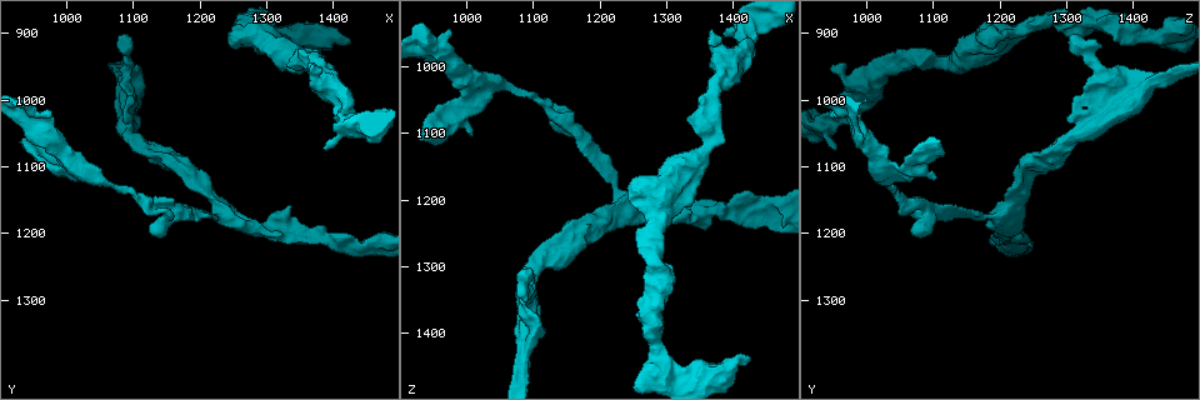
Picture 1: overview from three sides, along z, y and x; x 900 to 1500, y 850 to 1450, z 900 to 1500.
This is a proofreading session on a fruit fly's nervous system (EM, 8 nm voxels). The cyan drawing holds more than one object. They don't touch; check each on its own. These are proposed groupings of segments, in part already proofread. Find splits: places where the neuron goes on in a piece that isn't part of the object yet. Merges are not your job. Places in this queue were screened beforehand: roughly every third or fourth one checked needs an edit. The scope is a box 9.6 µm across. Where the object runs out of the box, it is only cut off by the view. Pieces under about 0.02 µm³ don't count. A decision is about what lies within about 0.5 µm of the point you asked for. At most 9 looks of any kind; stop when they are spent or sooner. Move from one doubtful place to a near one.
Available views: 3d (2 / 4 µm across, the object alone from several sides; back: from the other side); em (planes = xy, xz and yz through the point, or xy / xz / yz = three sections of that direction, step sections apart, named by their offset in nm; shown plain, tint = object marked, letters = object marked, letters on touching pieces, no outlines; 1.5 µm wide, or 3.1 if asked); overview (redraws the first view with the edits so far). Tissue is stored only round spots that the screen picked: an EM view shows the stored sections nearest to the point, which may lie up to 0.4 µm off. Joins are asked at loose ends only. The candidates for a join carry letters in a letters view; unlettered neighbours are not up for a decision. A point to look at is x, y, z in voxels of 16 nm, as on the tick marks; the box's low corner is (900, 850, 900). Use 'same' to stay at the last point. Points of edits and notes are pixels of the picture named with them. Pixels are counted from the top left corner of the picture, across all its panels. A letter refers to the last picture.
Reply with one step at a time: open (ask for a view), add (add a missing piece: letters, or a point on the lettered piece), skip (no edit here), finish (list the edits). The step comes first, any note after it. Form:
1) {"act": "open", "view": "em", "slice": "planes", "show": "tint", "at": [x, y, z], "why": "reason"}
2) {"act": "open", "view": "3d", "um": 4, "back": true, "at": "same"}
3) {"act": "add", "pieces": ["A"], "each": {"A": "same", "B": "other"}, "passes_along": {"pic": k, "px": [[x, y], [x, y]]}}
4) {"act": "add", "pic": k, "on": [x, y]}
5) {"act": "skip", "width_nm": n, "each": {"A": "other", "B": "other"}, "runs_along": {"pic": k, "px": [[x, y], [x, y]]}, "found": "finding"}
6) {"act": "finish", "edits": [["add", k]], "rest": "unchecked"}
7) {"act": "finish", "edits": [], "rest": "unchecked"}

{"act": "open", "view": "3d", "um": 2, "at": [1365, 950, 945], "why": "thick end"}

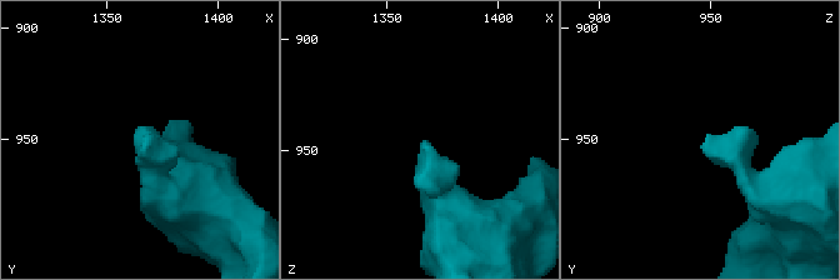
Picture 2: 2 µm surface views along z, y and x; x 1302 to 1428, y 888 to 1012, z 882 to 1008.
{"act": "open", "view": "em", "slice": "planes", "show": "letters", "at": [1367, 950, 947]}

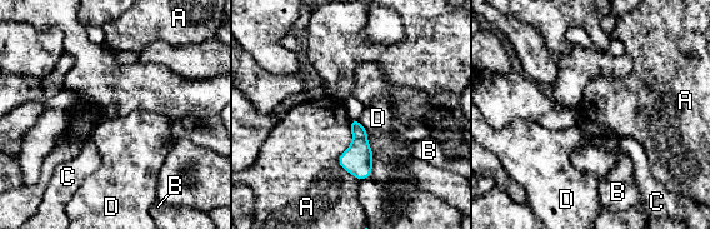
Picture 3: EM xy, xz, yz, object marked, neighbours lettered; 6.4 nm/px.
{"act": "skip", "each": {"A": "other", "B": "other", "C": "other", "D": "other"}, "border": {"pic": 3, "px": [[350, 120], [338, 163], [359, 180]]}, "found": "none of them fits"}

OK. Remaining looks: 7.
{"act": "open", "view": "em", "slice": "planes", "show": "letters", "at": [1385, 1075, 955], "why": "stops while still wide"}

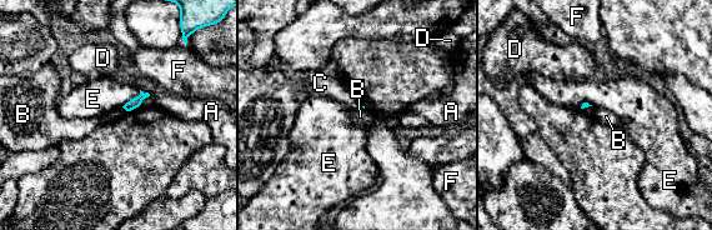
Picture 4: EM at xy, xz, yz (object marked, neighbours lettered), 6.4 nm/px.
{"act": "skip", "each": {"A": "other", "B": "other", "C": "other", "D": "other", "E": "other", "F": "other"}, "border": {"pic": 4, "px": [[123, 106], [126, 111]]}, "found": "none of them fits"}

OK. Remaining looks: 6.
{"act": "open", "view": "em", "slice": "xy", "step": 8, "show": "tint", "at": [975, 1020, 950], "why": "branch stops here"}

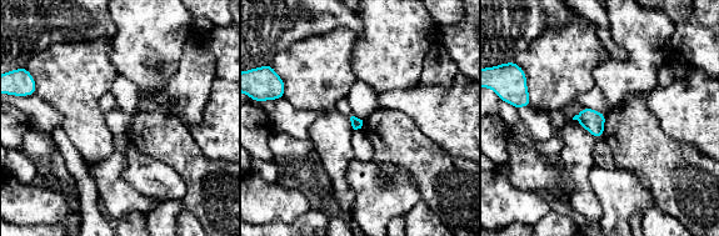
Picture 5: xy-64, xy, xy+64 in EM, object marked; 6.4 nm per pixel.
{"act": "open", "view": "em", "slice": "planes", "show": "letters", "at": "same"}

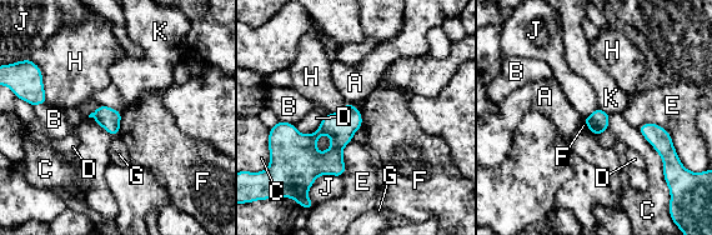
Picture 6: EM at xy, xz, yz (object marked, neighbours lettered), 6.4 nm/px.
{"act": "skip", "longest_contact_nm": ["C", 320], "each": {"A": "other", "B": "other", "C": "other", "D": "other", "E": "other", "F": "other", "G": "other", "H": "other", "J": "other", "K": "other"}, "border": {"pic": 6, "px": [[123, 113], [118, 134]]}, "found": "no lettered piece goes on from it"}

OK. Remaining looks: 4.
{"act": "open", "view": "em", "slice": "xy", "step": 4, "show": "tint", "at": [1430, 910, 1440], "why": "stops while still wide"}

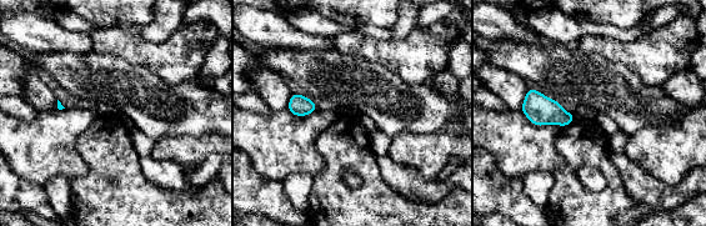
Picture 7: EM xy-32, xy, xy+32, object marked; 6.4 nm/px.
{"act": "open", "view": "em", "slice": "planes", "show": "letters", "at": "same", "why": "cut it another way"}

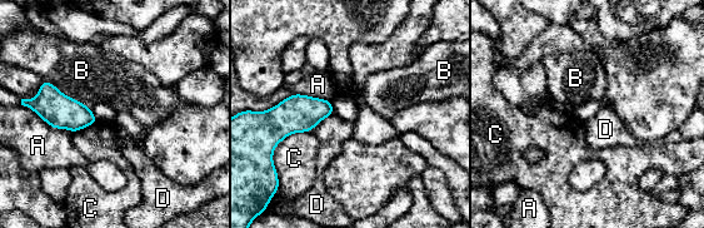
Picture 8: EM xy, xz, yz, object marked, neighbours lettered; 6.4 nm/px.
{"act": "skip", "each": {"A": "other", "B": "other", "C": "other", "D": "other"}, "border": {"pic": 8, "px": [[334, 114], [323, 118], [309, 132]]}, "found": "no lettered piece goes on from it"}

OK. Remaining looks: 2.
{"act": "finish", "edits": [], "rest": "unchecked"}

